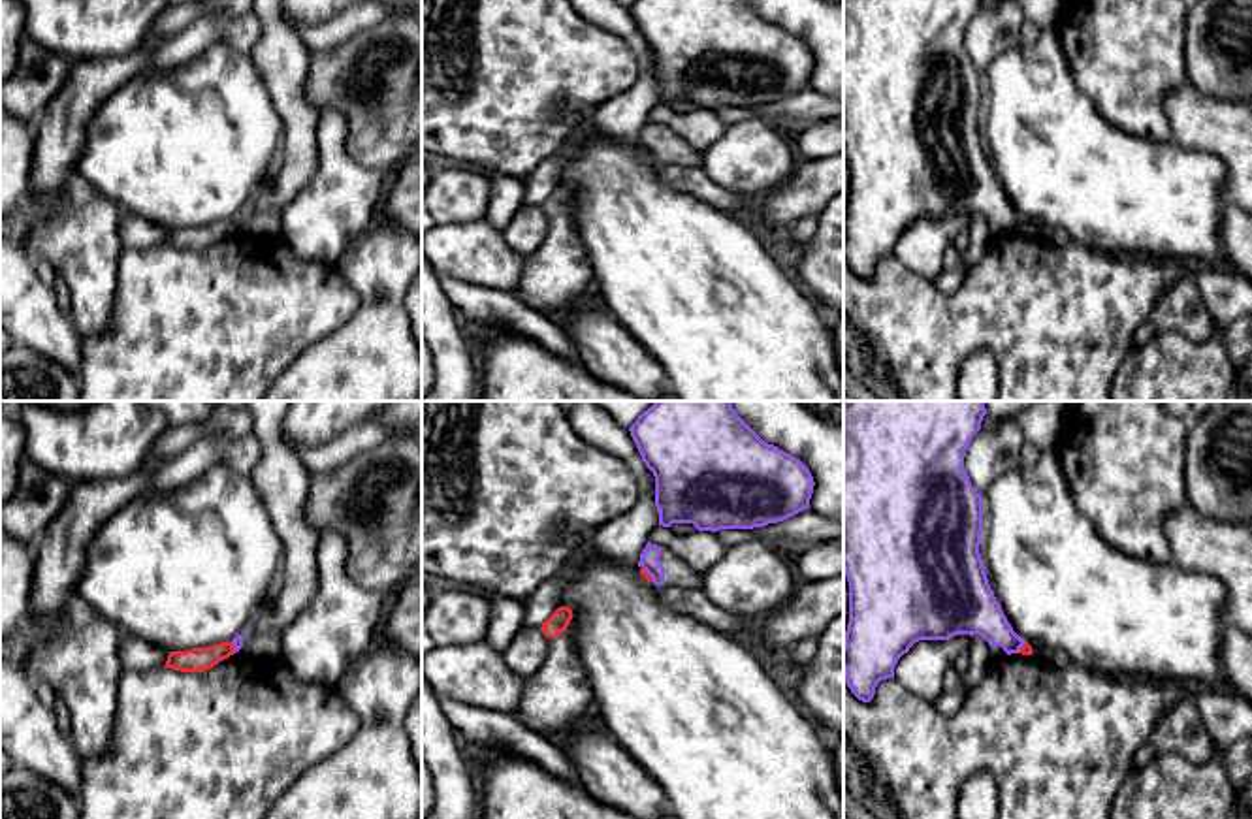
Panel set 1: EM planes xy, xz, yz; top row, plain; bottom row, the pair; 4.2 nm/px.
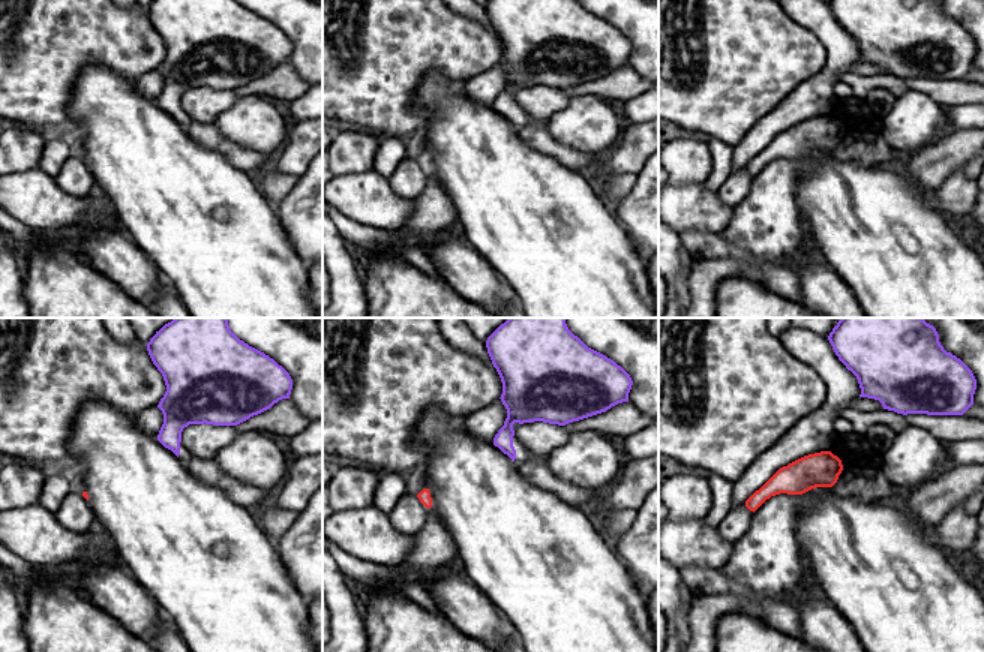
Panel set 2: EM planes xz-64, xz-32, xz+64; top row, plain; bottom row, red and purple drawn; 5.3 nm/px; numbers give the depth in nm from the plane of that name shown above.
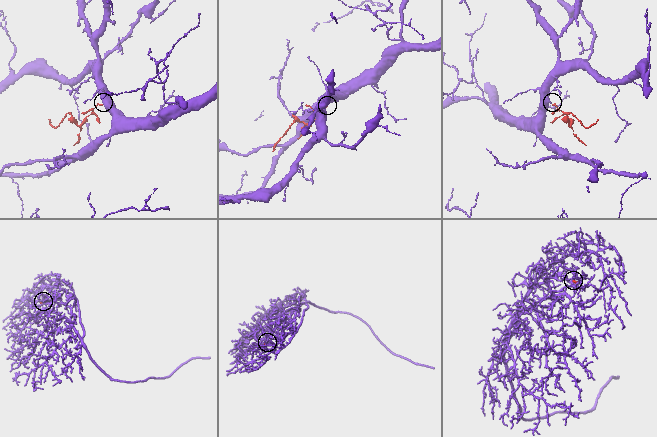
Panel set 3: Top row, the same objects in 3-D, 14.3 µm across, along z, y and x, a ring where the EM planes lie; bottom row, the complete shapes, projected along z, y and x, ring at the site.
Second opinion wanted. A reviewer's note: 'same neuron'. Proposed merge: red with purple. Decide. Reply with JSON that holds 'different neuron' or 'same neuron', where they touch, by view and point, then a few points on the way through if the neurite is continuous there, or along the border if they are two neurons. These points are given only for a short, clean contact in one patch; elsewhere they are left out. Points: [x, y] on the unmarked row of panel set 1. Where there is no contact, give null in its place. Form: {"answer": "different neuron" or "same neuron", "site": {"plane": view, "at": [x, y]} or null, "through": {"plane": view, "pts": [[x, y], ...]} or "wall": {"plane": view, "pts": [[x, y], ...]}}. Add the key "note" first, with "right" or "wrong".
{"note": "wrong", "answer": "different neuron", "site": {"plane": "xz", "at": [648, 153]}, "wall": {"plane": "xz", "pts": [[642, 145], [654, 159]]}}

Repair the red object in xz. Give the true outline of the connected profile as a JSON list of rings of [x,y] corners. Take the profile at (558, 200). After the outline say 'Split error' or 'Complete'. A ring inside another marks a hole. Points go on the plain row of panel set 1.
[[[559,185],[540,205],[544,215],[555,217],[563,209],[567,209],[570,198],[572,198],[572,188],[569,185]]]. Complete

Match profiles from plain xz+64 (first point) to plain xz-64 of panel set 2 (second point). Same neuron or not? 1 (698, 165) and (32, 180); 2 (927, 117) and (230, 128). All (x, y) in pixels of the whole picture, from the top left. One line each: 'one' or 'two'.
1: two
2: one

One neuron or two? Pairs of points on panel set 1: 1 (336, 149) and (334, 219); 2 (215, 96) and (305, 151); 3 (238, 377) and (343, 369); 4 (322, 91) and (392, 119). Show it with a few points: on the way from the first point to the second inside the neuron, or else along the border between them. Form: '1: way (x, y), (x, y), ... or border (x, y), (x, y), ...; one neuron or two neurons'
1: way (336, 166), (336, 202); one neuron
2: border (270, 93), (270, 100), (283, 123), (283, 151); two neurons
3: border (315, 343), (273, 381); two neurons
4: way (339, 91), (362, 106), (375, 106); one neuron

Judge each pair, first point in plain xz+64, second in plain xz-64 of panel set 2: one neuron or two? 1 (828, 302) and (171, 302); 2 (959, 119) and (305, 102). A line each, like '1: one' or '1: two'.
1: two
2: one

